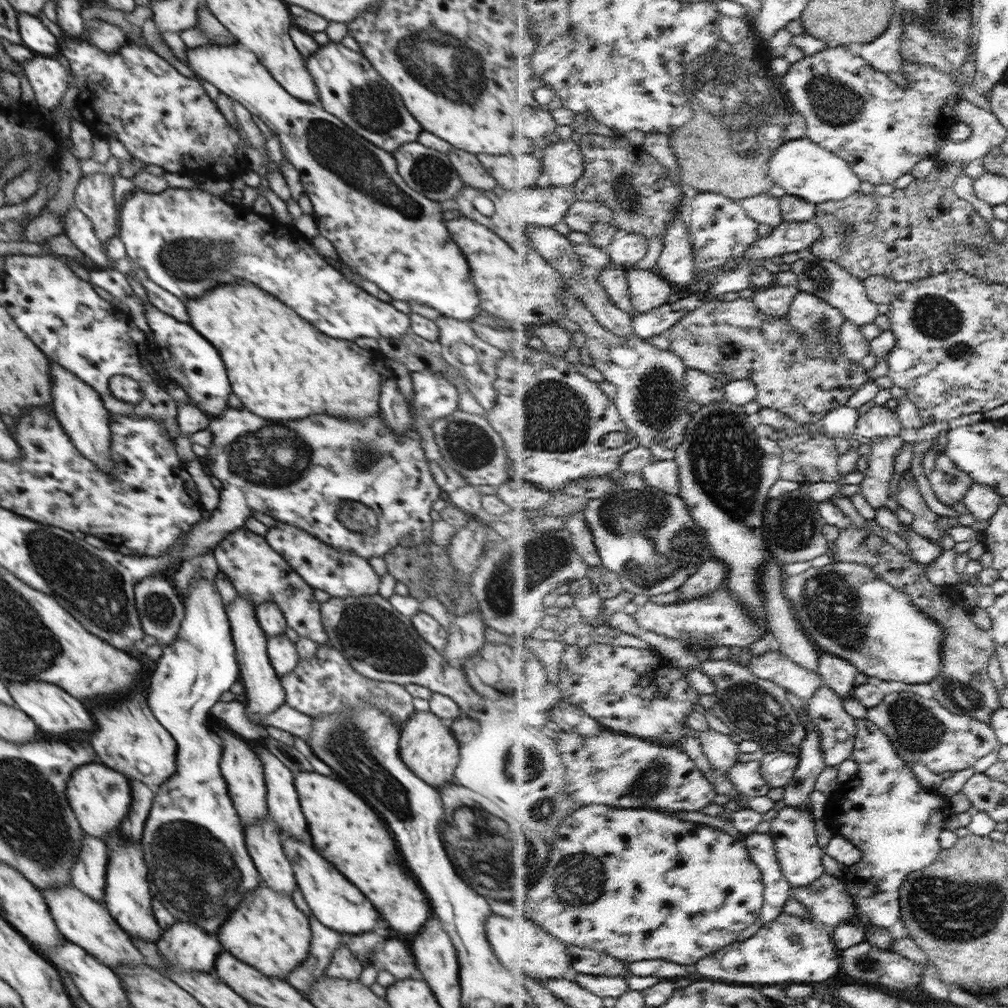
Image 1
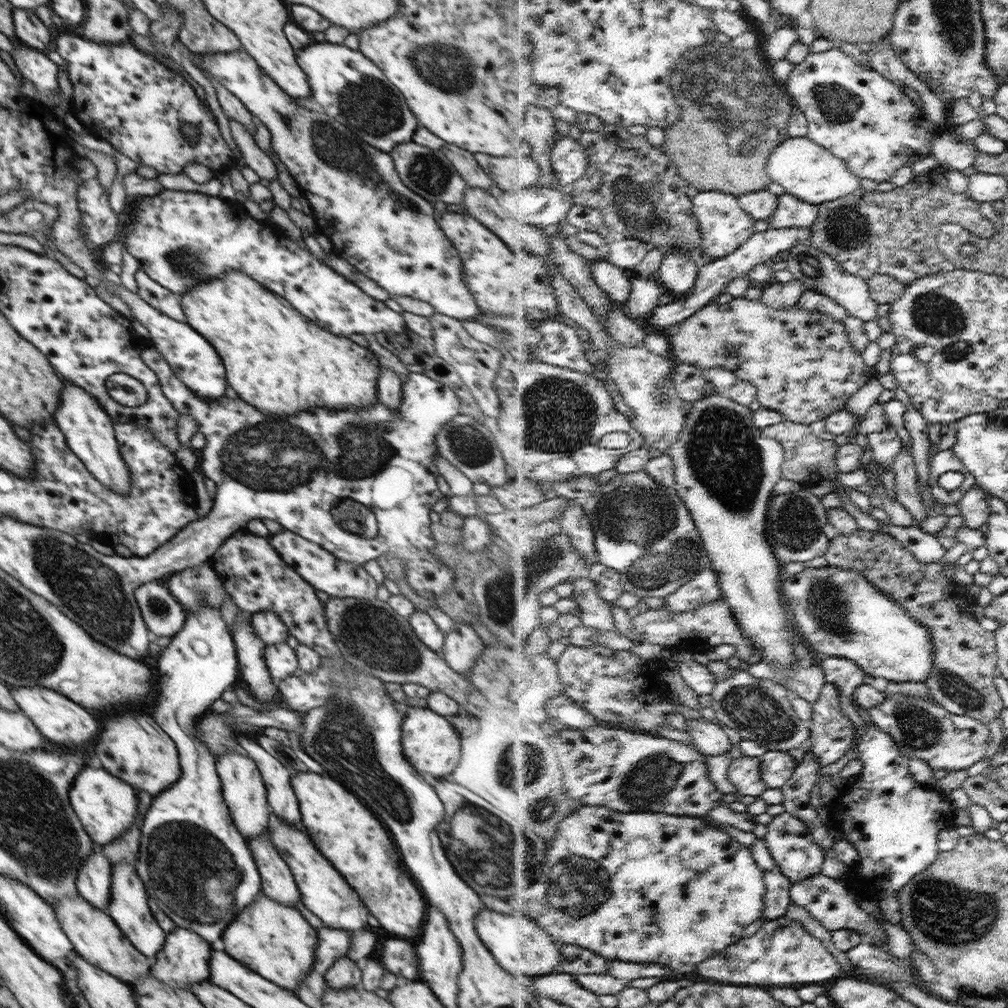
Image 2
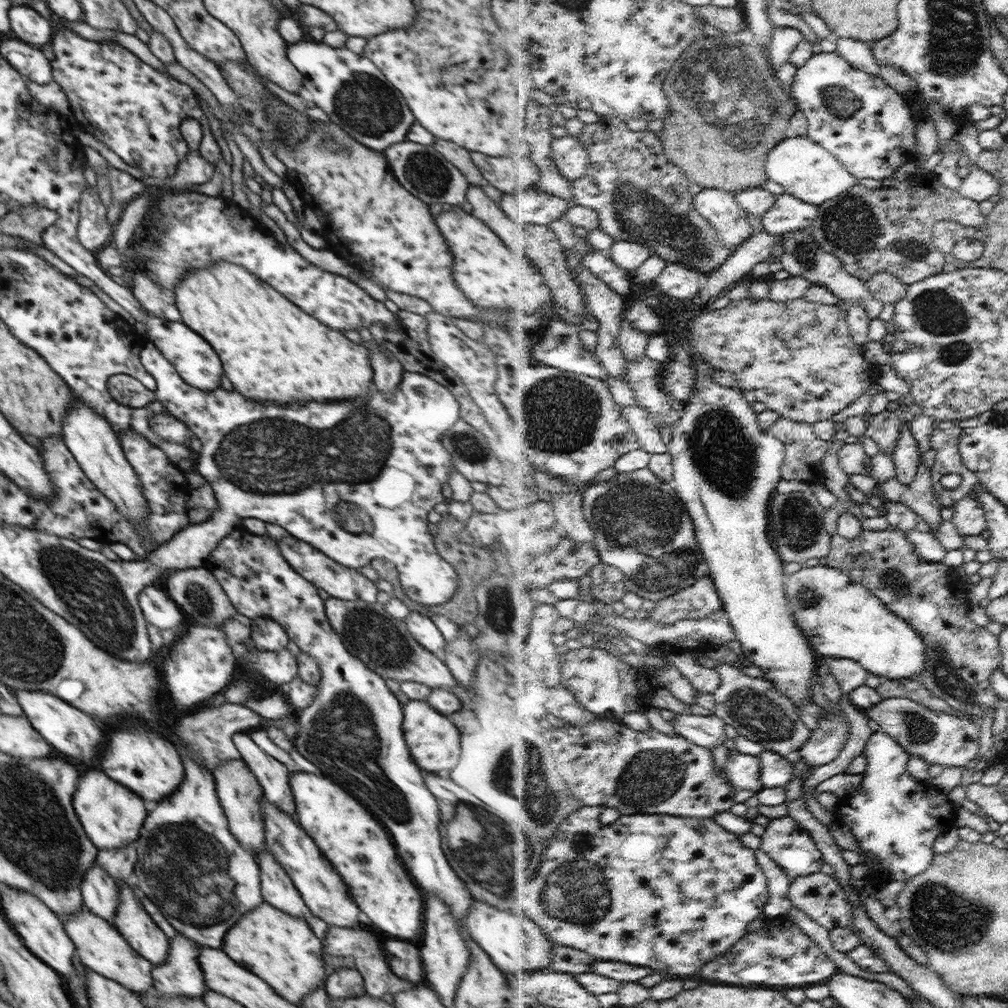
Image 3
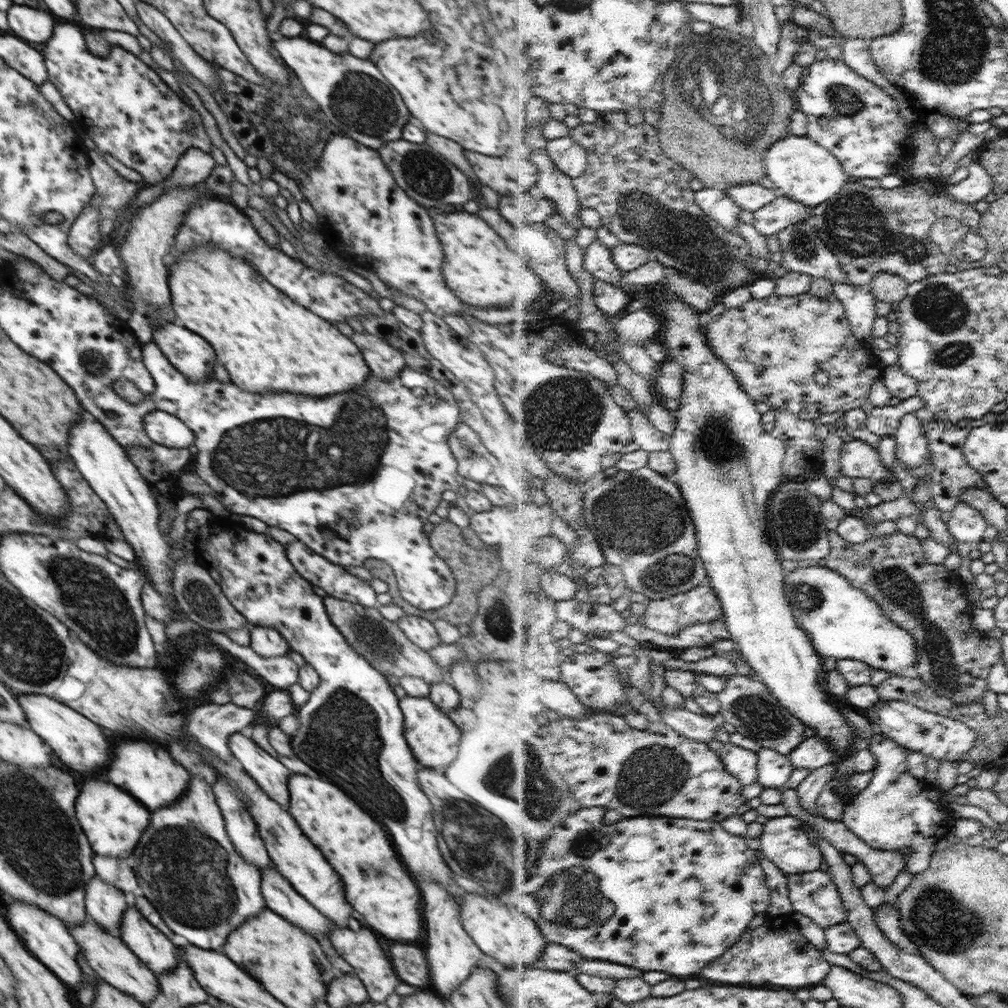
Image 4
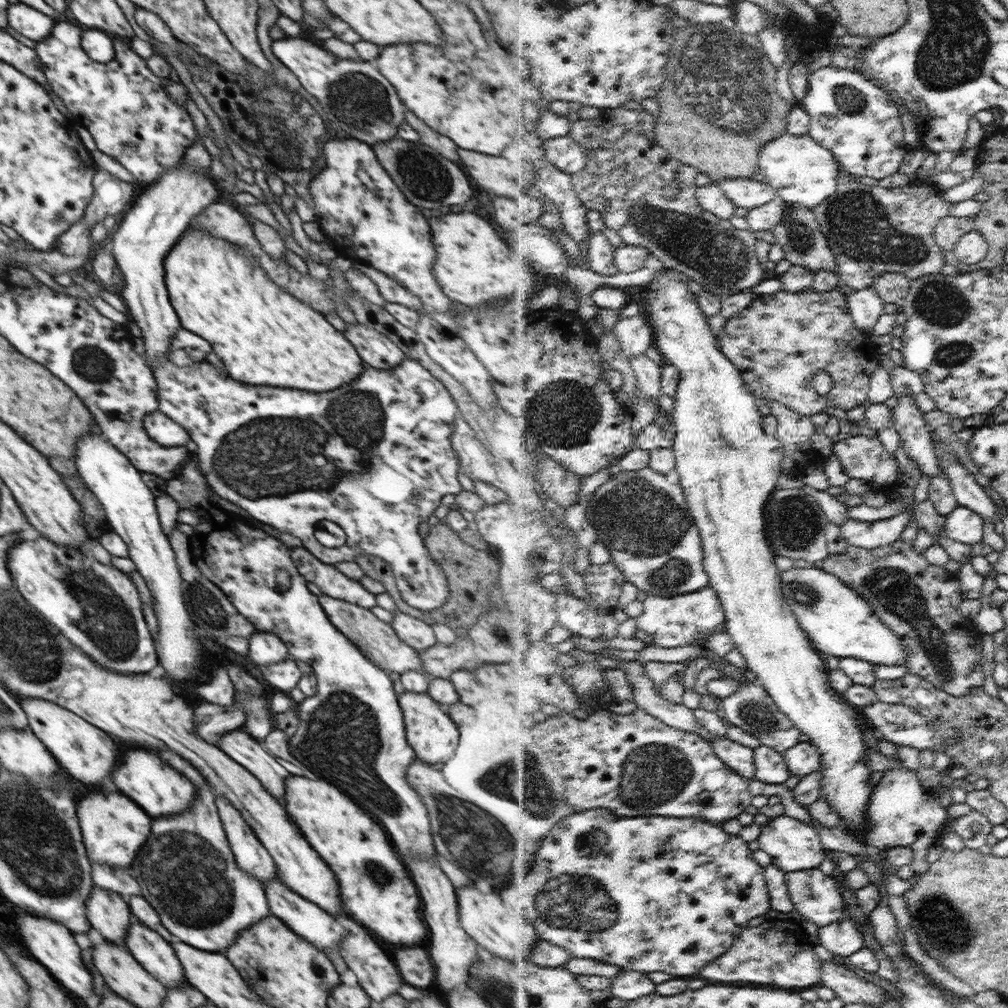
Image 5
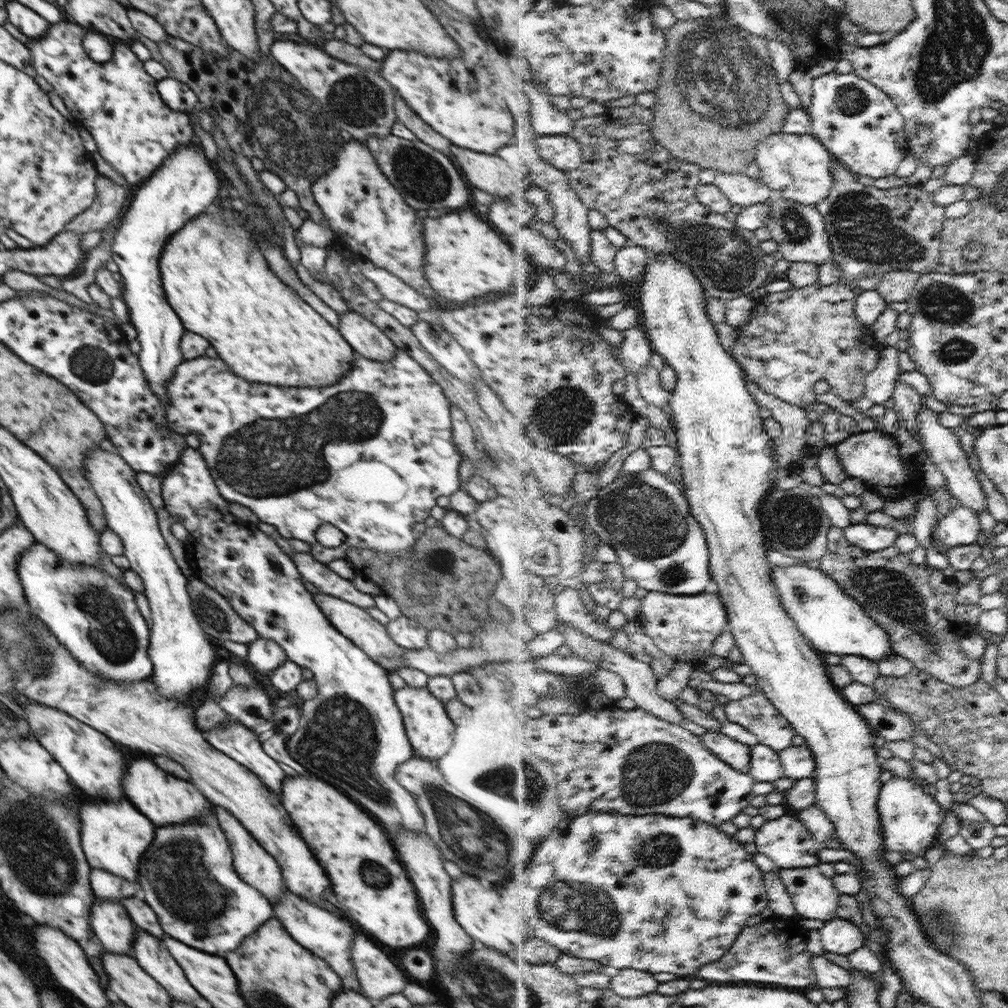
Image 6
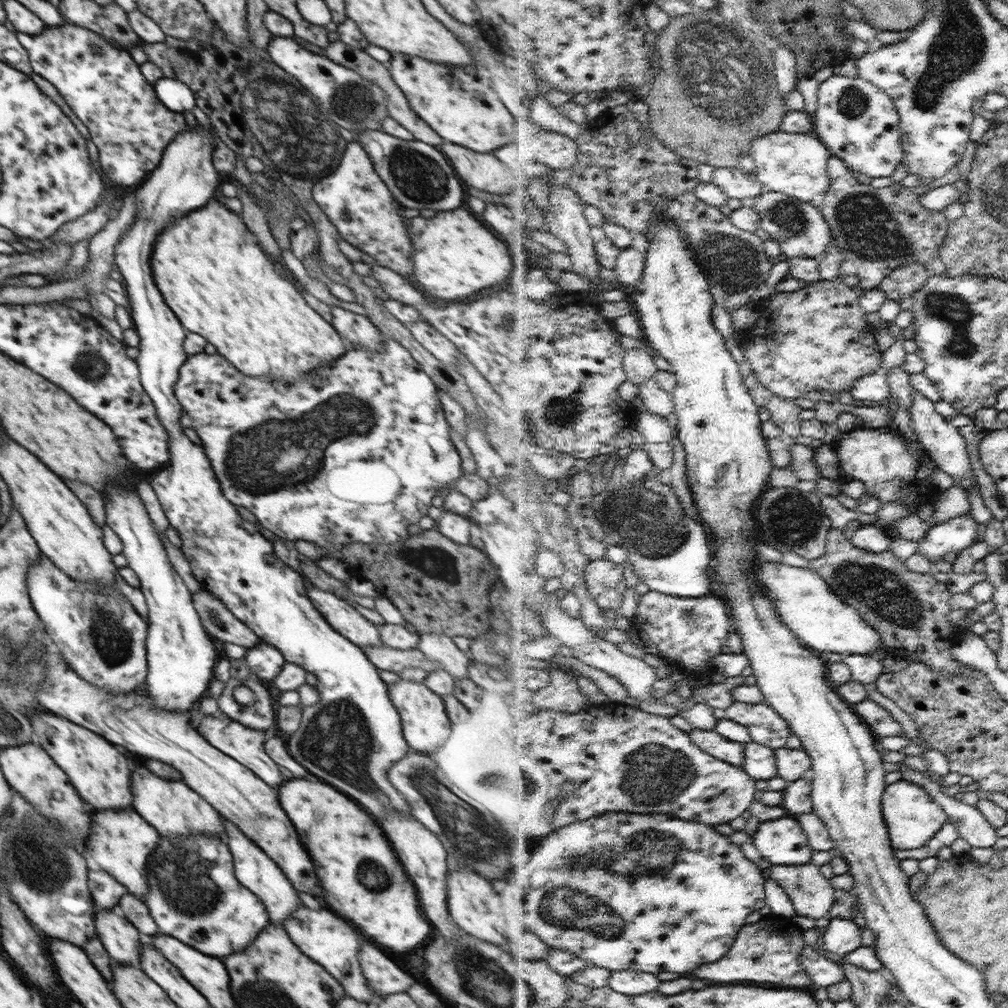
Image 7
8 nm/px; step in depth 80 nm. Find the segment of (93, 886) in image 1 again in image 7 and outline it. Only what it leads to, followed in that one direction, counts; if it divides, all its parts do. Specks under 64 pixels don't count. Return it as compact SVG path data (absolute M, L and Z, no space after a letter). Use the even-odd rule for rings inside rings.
M116 908L94 914L95 931L100 942L118 965L140 968L142 933Z

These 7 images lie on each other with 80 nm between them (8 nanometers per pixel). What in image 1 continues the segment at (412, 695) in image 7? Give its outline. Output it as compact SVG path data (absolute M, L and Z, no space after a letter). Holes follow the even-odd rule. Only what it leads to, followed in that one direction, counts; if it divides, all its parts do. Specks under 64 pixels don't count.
M416 710L402 726L399 740L399 754L402 762L418 778L440 791L445 786L455 783L455 770L459 763L459 742L450 728L442 725L442 718L430 711Z

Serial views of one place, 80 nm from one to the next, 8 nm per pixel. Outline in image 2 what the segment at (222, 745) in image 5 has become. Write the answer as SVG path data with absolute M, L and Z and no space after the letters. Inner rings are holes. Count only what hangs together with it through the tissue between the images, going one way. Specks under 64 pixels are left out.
M236 734L236 740L243 752L257 764L267 788L267 801L271 812L280 820L298 826L300 810L298 800L290 786L290 771L274 755L271 755L254 740L242 734Z

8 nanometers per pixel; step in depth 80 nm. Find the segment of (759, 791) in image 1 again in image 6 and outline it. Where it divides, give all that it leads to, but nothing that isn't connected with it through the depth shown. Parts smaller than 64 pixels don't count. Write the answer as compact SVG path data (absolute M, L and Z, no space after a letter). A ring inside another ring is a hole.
M707 731L703 735L707 745L727 763L746 774L753 772L753 747L720 731Z

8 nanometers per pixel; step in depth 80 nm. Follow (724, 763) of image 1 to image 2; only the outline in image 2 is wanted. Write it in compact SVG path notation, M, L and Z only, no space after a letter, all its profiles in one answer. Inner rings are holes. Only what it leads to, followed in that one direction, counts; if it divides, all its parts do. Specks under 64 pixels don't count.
M708 718L693 719L690 724L690 734L697 747L707 756L728 756L732 750L732 740L722 725L712 723Z

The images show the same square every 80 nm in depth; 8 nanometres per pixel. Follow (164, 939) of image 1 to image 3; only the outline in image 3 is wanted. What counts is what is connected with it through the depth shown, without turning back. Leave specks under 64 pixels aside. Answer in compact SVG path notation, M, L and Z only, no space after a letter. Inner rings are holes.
M178 933L173 939L170 939L167 961L161 965L153 965L151 968L151 977L155 980L153 986L159 997L202 998L207 991L207 986L204 982L202 967L199 965L199 949L198 944L186 938L186 935L182 933Z

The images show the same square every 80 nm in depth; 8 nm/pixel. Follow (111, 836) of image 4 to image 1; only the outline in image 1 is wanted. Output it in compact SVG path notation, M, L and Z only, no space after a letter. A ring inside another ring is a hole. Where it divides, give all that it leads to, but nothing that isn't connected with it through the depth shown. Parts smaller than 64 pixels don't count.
M98 760L92 762L92 764L86 764L86 766L79 766L74 770L66 785L66 796L83 832L102 840L105 840L105 836L108 833L112 833L117 828L120 828L121 822L130 813L129 810L133 797L128 778Z

